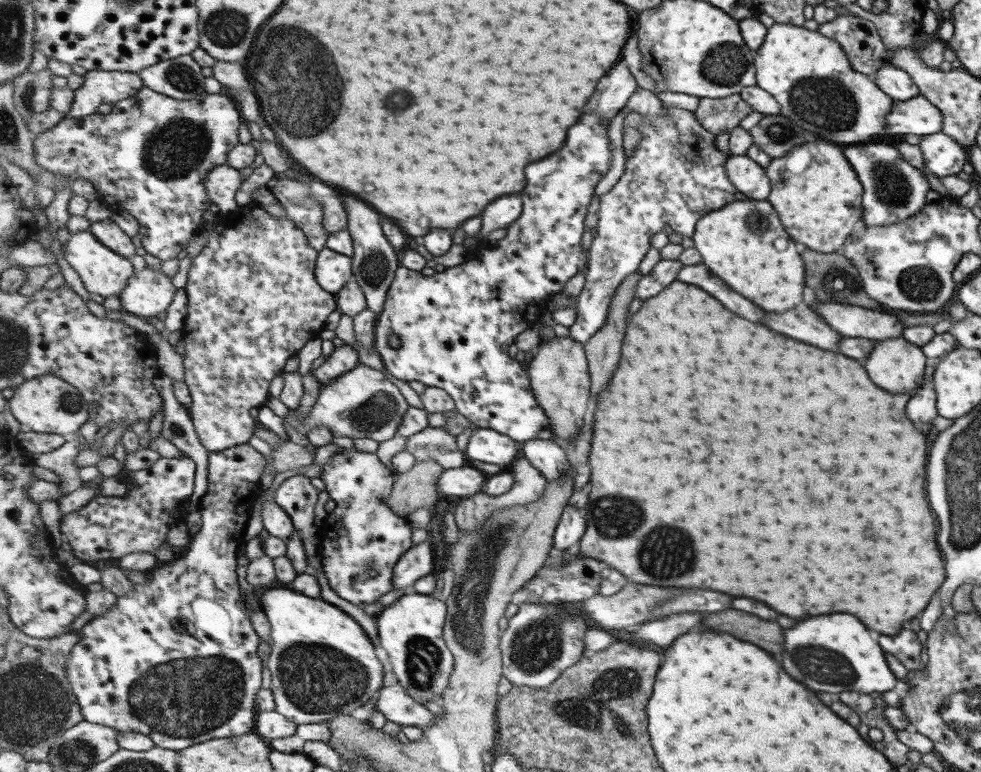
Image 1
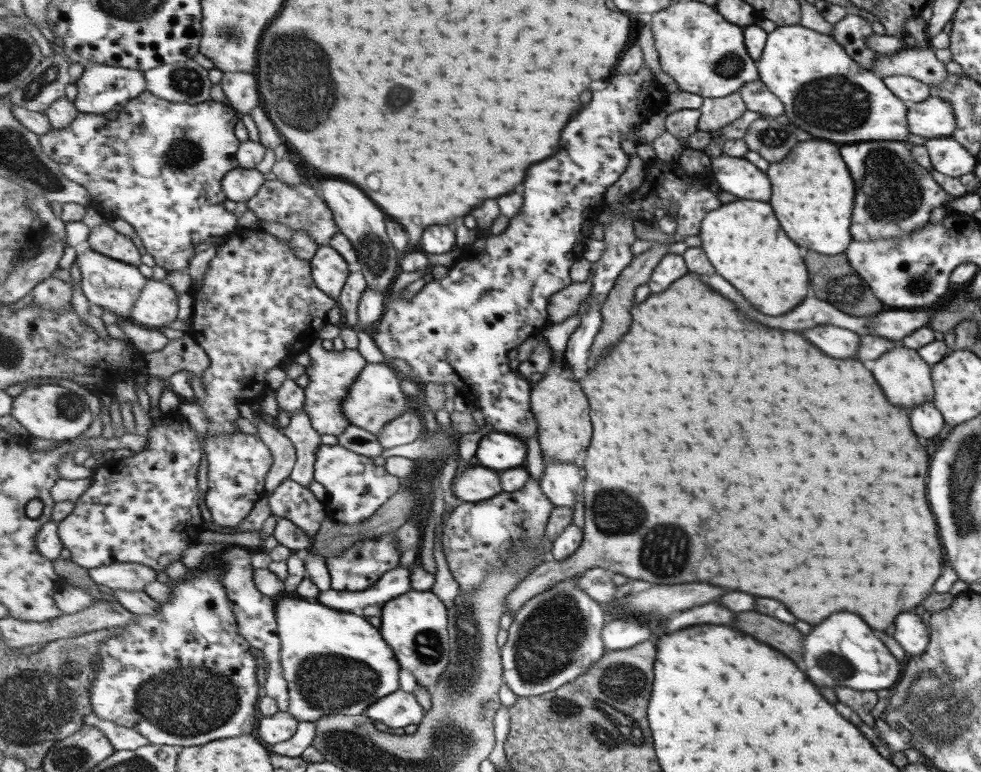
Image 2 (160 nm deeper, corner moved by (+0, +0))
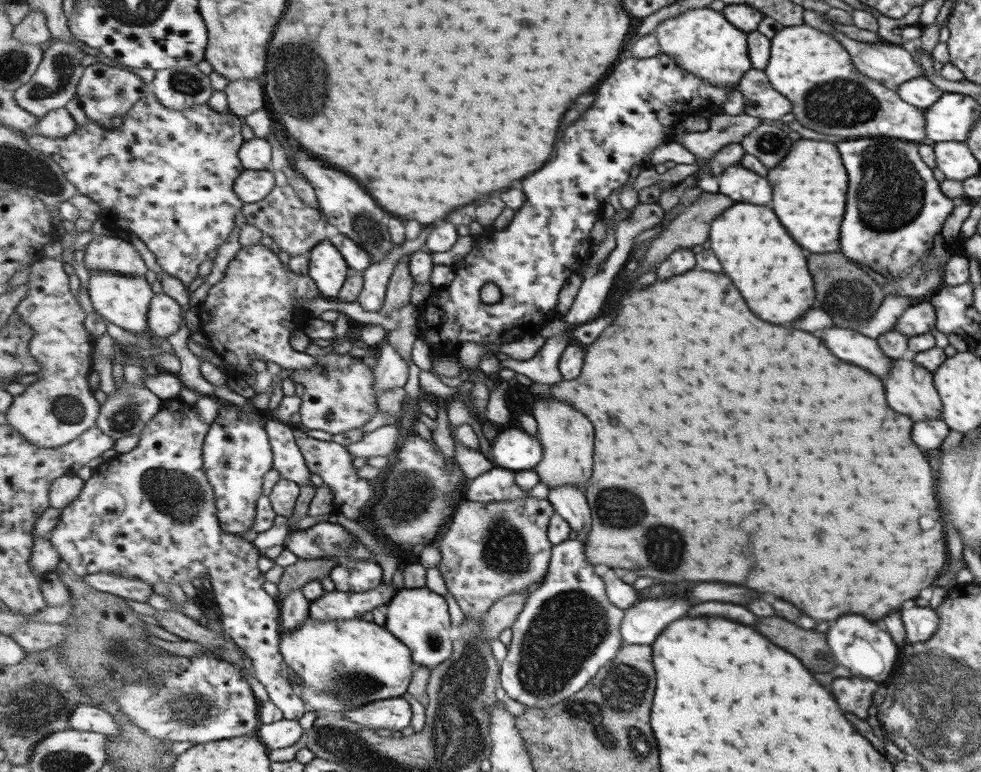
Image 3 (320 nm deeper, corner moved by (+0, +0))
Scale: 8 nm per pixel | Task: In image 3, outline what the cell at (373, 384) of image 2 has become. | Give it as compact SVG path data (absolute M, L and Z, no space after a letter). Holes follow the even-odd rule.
M390 342L380 348L378 366L373 370L376 378L376 393L402 387L409 382L407 360Z

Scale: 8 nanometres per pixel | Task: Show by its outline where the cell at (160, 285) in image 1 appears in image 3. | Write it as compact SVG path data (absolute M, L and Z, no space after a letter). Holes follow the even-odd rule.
M157 293L149 307L150 330L156 338L168 339L184 331L186 320L183 320L181 304L164 293Z

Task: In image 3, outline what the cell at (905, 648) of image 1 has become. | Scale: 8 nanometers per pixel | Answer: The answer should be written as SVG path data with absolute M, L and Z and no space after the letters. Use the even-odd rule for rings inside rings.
M911 606L901 612L901 620L905 626L905 642L920 643L937 630L938 614L929 606Z

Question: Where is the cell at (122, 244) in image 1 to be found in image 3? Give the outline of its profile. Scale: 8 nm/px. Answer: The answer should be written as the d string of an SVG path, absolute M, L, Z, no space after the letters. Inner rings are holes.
M99 236L85 248L84 266L91 270L118 272L123 276L145 276L147 264L137 248L115 236Z

